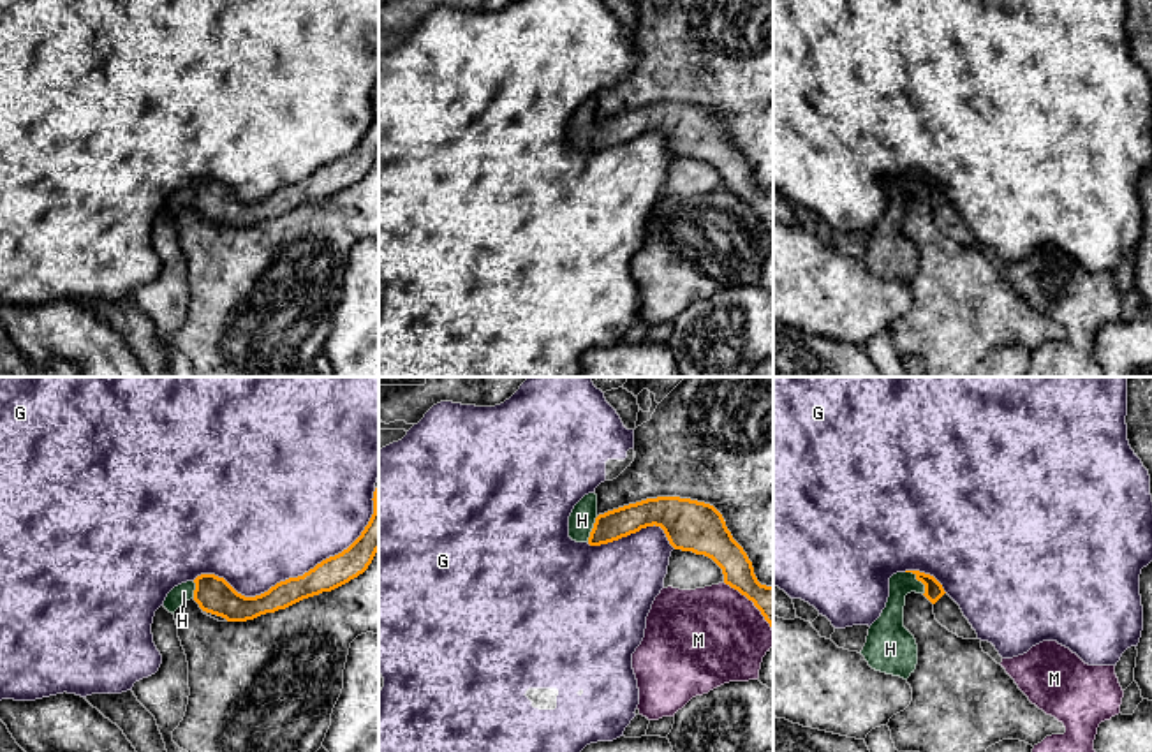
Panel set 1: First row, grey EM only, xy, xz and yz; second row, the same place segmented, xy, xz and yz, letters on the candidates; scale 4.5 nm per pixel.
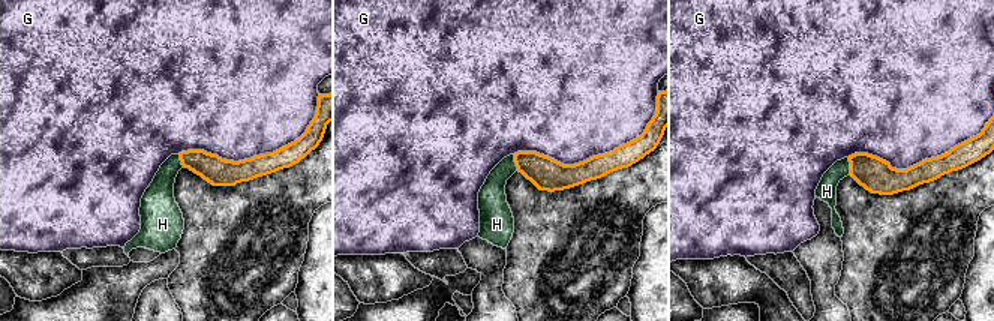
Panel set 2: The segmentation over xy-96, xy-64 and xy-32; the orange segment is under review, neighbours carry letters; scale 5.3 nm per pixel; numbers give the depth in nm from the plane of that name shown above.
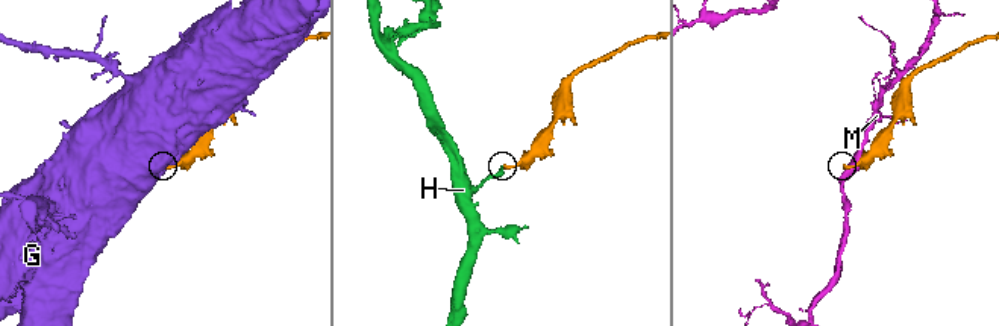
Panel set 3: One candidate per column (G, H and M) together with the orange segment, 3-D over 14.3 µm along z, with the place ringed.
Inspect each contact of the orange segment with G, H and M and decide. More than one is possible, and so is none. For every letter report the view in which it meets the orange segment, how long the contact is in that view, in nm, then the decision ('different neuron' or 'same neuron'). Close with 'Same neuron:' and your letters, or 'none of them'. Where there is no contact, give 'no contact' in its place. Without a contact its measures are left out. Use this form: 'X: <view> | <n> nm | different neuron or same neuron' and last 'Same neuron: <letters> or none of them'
G: xy | 950 nm | different neuron
H: yz | 140 nm | same neuron
M: xz | 320 nm | different neuron
Same neuron: H

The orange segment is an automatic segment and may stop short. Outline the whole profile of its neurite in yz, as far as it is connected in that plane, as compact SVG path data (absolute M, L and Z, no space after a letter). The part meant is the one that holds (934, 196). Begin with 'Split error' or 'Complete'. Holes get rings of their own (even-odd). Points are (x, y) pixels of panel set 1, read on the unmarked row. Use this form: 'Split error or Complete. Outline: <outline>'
Split error. Outline: M919 176L897 178L890 183L890 203L881 222L870 231L860 257L875 276L907 285L918 269L918 250L904 232L905 201L923 199L935 210L946 197L930 180Z

